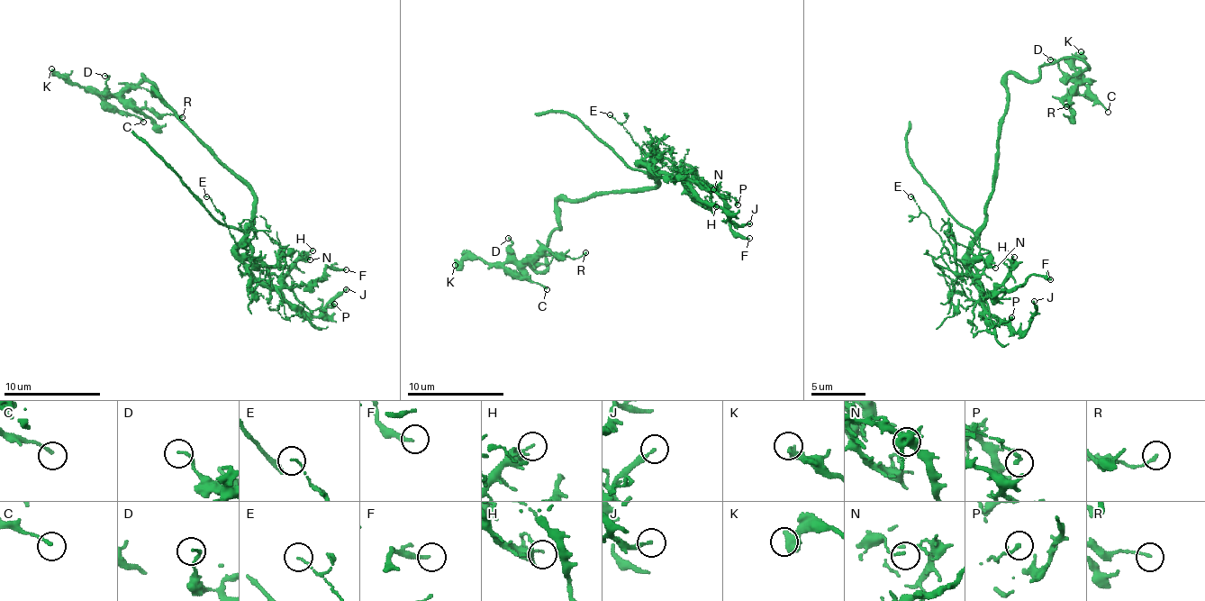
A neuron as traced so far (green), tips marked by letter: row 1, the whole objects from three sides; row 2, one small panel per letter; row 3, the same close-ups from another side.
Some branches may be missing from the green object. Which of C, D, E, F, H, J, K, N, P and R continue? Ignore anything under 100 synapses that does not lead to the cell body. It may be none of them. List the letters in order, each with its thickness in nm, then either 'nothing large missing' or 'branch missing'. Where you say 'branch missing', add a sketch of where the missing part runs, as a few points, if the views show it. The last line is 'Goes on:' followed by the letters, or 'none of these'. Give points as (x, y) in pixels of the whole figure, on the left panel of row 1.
C: 150 nm thick; nothing large missing
D: 140 nm thick; nothing large missing
E: 90 nm thick; nothing large missing
F: 200 nm thick; nothing large missing
H: 190 nm thick; nothing large missing
J: 200 nm thick; nothing large missing
K: 500 nm thick; nothing large missing
N: 60 nm thick; nothing large missing
P: 130 nm thick; nothing large missing
R: 140 nm thick; nothing large missing
Goes on: none of these

